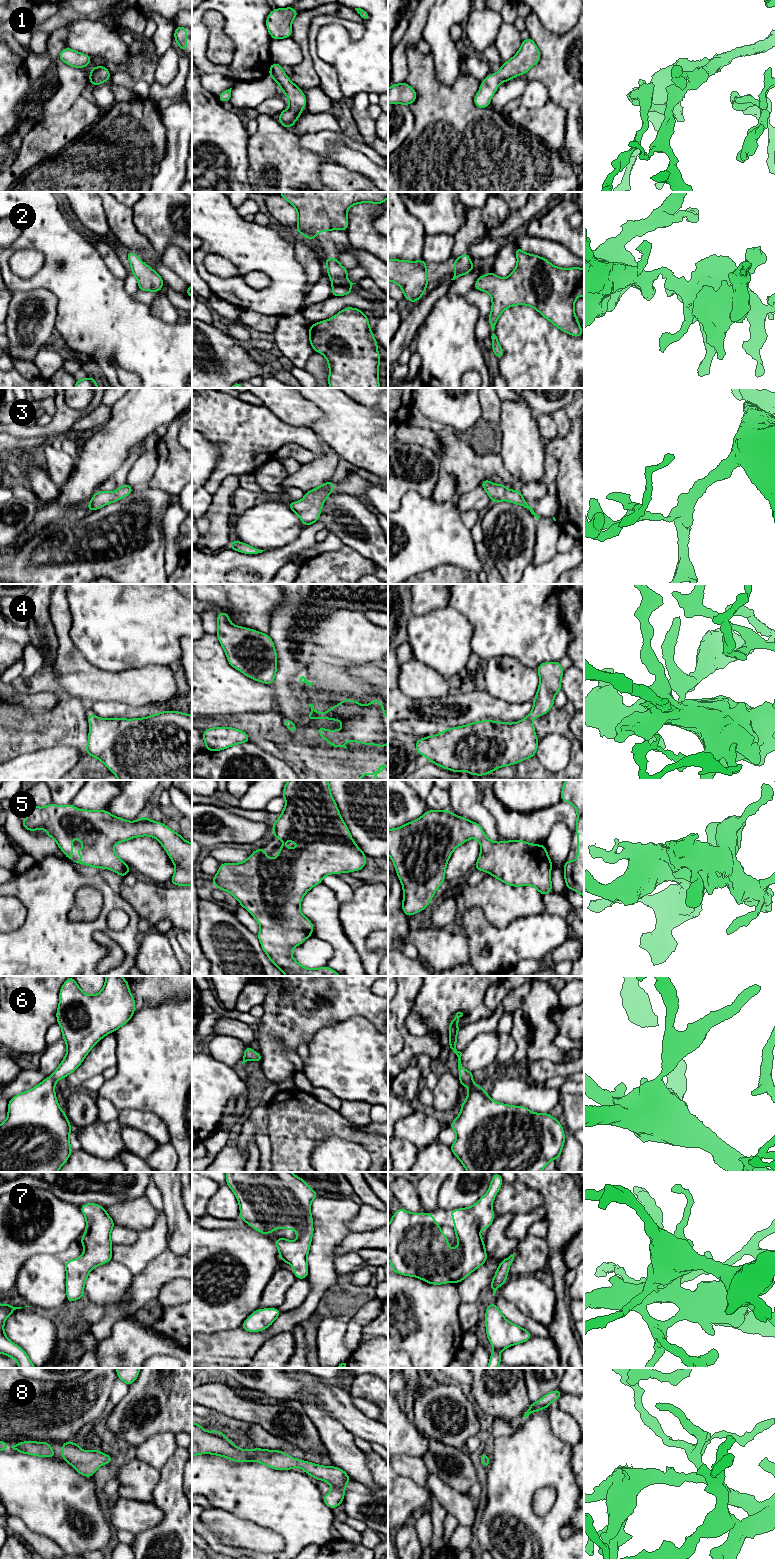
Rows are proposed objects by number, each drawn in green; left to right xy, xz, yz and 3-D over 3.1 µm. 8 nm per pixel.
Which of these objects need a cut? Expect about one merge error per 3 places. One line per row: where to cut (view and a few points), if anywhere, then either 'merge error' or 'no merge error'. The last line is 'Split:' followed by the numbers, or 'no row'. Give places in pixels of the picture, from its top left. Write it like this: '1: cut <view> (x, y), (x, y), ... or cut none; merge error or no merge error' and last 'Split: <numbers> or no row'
1: cut none; no merge error
2: cut none; no merge error
3: cut none; no merge error
4: cut none; no merge error
5: cut none; no merge error
6: cut none; no merge error
7: cut none; no merge error
8: cut none; no merge error
Split: no row

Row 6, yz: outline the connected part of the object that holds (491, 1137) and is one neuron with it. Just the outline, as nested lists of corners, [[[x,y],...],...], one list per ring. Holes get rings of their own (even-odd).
[[[457,1012],[449,1024],[449,1049],[458,1057],[461,1088],[470,1088],[459,1116],[449,1125],[457,1136],[451,1151],[467,1172],[541,1172],[549,1161],[557,1160],[561,1154],[565,1141],[562,1125],[550,1113],[534,1113],[525,1106],[497,1103],[473,1082],[473,1072],[463,1068],[462,1052],[456,1050],[460,1030],[457,1022],[462,1016],[462,1012]]]

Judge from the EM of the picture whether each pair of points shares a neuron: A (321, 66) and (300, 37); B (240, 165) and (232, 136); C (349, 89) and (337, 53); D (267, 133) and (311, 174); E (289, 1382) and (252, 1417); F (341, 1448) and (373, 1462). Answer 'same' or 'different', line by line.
A: different
B: same
C: same
D: same
E: different
F: different

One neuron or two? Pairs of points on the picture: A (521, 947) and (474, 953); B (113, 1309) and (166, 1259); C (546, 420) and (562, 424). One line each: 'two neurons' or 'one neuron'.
A: one neuron
B: one neuron
C: two neurons

